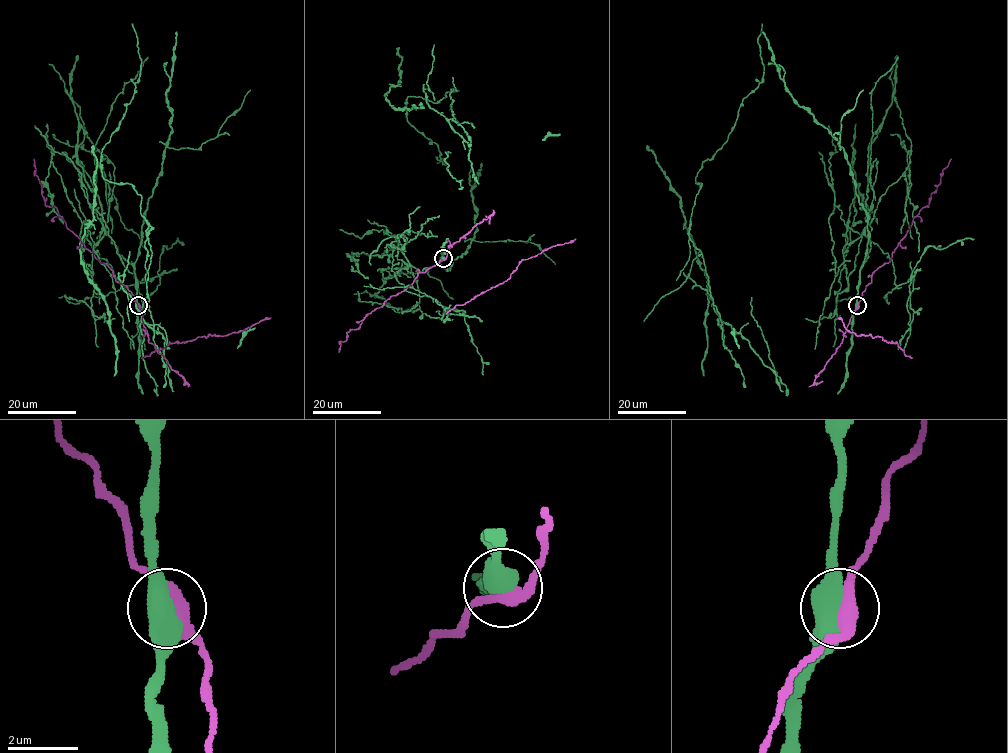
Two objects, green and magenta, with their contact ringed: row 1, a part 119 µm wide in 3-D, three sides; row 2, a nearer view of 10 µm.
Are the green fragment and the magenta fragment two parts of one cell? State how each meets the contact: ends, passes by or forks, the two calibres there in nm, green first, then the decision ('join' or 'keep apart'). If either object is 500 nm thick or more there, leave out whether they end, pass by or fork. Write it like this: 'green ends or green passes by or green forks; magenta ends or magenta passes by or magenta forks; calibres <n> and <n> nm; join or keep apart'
calibres 600 and 400 nm; keep apart

